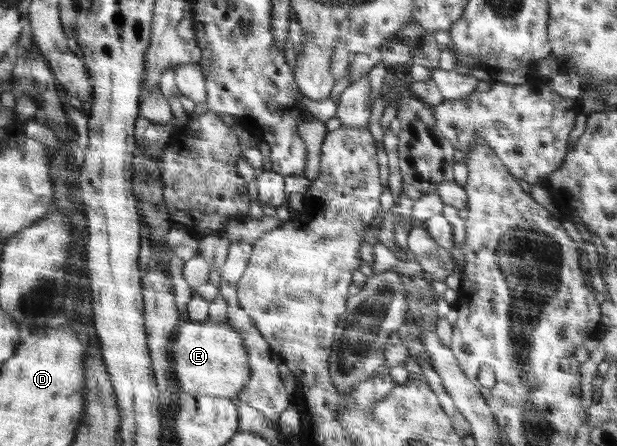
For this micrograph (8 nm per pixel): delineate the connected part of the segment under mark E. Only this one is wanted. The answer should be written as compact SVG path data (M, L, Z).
M181 322L170 348L173 373L177 384L186 393L232 398L251 377L242 337L227 322Z

